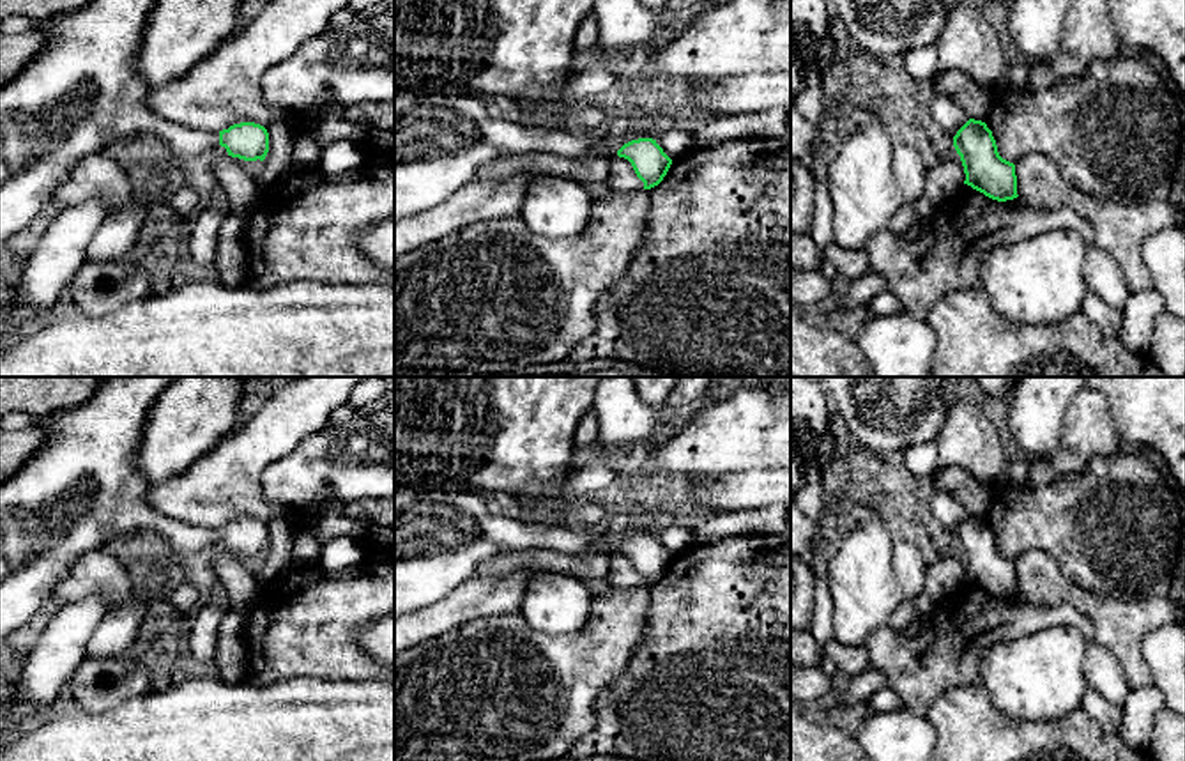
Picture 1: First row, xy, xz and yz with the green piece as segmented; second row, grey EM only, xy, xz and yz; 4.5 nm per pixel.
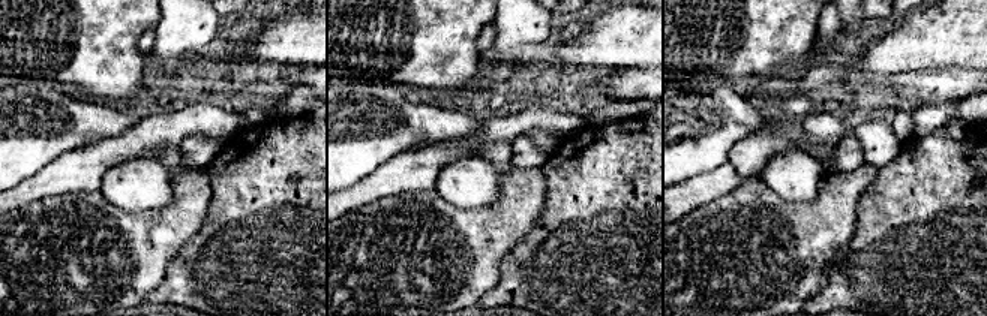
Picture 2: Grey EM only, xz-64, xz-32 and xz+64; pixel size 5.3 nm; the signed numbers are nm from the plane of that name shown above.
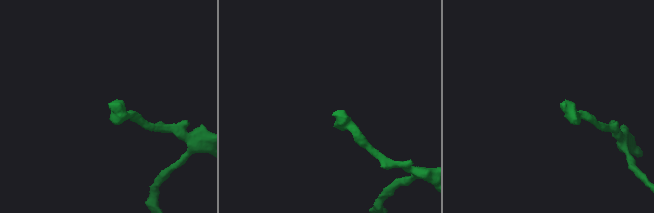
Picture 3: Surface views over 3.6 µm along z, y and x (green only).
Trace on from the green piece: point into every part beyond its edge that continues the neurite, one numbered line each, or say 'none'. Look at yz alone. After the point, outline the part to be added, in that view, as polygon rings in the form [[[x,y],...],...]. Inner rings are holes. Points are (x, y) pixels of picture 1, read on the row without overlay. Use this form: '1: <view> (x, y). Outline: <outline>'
none

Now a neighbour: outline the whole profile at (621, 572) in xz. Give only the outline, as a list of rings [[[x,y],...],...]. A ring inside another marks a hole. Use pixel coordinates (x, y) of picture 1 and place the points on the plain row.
[[[610,554],[608,580],[605,588],[635,588],[644,584],[644,579],[637,573],[631,559],[624,554]]]

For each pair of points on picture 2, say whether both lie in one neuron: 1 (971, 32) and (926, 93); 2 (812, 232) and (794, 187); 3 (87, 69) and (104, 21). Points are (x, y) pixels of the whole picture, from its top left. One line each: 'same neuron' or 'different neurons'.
1: different neurons
2: different neurons
3: same neuron

